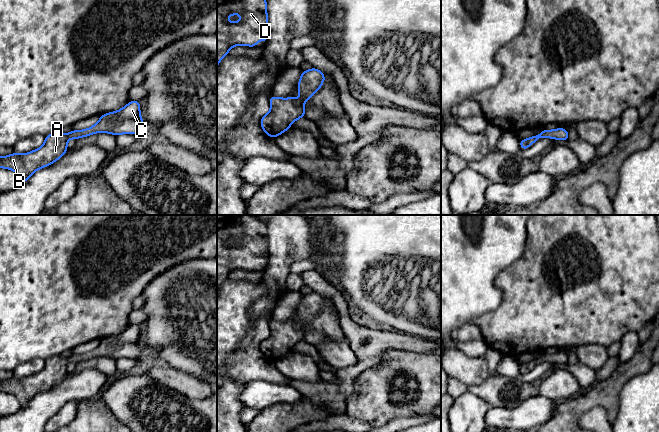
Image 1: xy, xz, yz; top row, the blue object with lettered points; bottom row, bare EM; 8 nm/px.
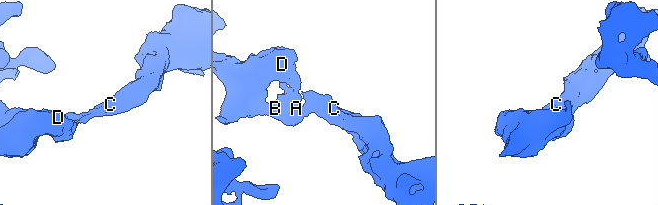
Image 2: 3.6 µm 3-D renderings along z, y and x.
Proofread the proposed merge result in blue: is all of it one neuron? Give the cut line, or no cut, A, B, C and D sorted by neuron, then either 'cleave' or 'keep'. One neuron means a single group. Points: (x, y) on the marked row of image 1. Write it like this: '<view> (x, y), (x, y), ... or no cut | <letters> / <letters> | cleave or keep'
no cut | A B C D | keep

